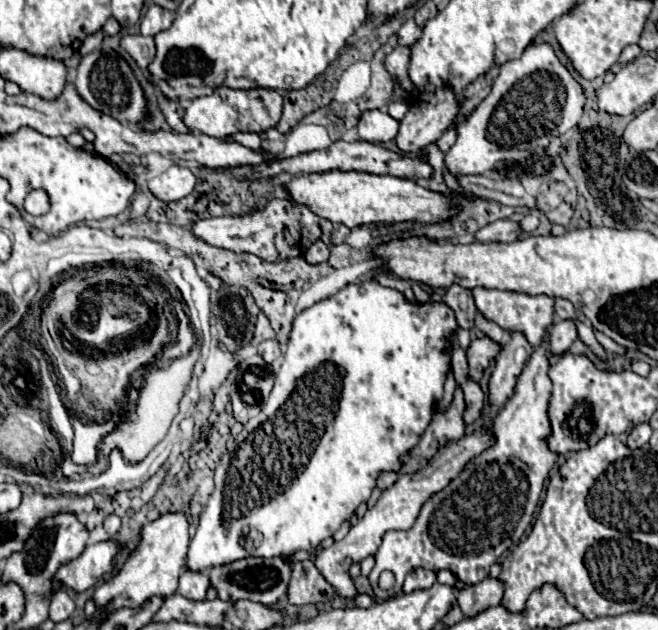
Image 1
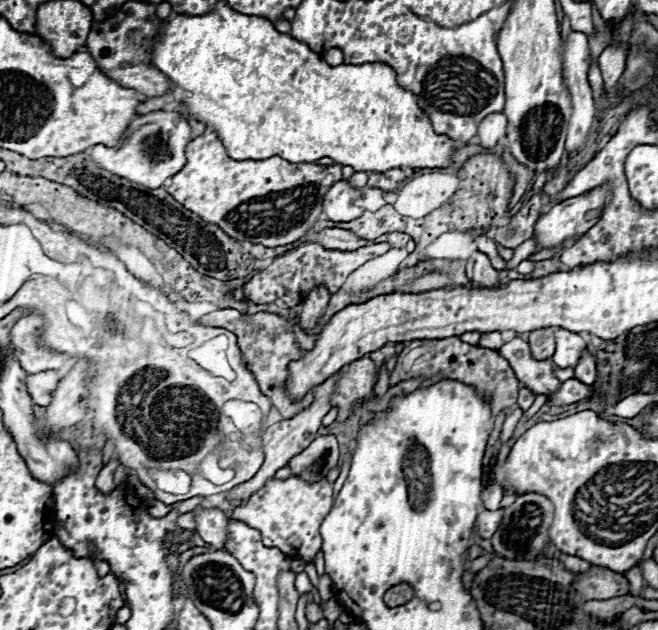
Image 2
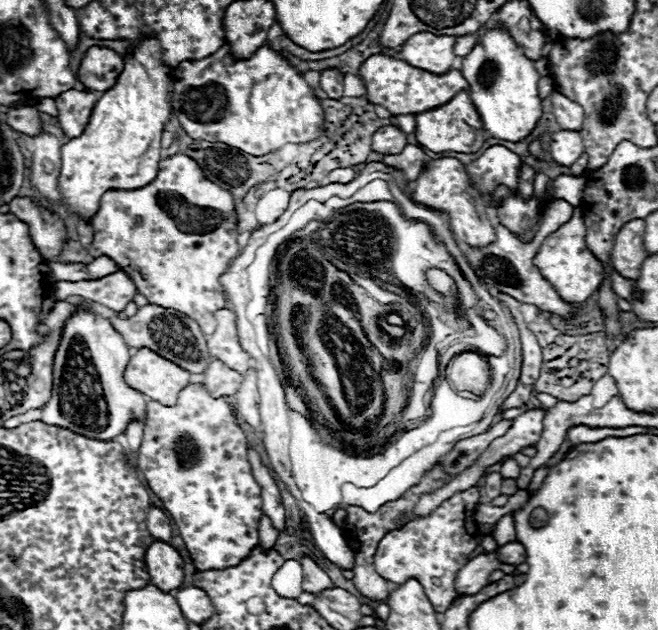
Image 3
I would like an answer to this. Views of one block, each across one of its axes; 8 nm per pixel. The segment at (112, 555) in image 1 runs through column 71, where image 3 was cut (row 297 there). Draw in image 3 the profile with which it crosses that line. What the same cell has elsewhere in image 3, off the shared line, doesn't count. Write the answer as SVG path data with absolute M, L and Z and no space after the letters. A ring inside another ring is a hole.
M574 208L572 218L566 224L562 224L554 234L550 234L544 240L540 252L534 256L534 264L540 268L542 276L556 288L560 298L566 302L576 302L576 304L590 298L604 280L604 266L586 248L584 236L586 236L586 228L582 222L582 212L580 208Z

